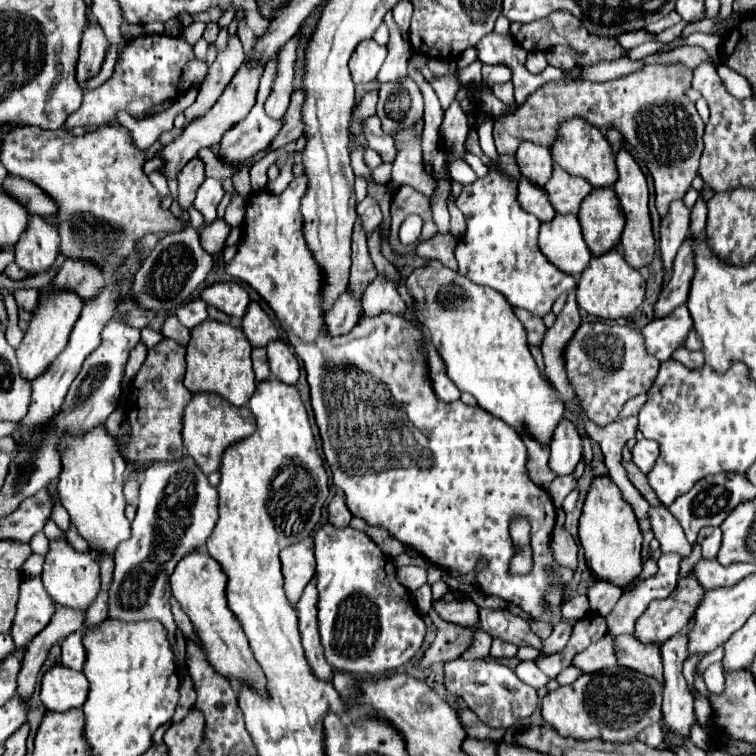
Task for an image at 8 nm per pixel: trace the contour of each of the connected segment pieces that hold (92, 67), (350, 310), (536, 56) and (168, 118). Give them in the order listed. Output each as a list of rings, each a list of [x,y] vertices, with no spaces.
[[[96,23],[88,25],[84,29],[84,37],[80,43],[80,57],[76,65],[76,79],[80,85],[100,71],[106,51],[108,51],[108,41],[104,37],[102,27]]]
[[[344,291],[344,295],[336,301],[336,305],[332,307],[332,311],[326,313],[324,331],[328,335],[332,335],[332,337],[346,335],[356,325],[356,321],[358,321],[360,315],[362,315],[360,303],[348,291]]]
[[[536,51],[536,53],[528,53],[524,65],[526,65],[526,69],[528,69],[530,73],[538,75],[538,73],[542,73],[542,71],[546,69],[548,61],[546,61],[546,55],[544,55],[542,51]]]
[[[198,85],[194,89],[182,93],[182,97],[178,97],[174,103],[170,103],[168,109],[164,109],[162,113],[148,117],[148,119],[134,119],[128,113],[118,113],[116,119],[132,135],[132,145],[136,145],[136,149],[148,149],[150,145],[154,145],[158,141],[158,137],[162,133],[174,129],[176,115],[194,103],[196,93],[198,93]]]

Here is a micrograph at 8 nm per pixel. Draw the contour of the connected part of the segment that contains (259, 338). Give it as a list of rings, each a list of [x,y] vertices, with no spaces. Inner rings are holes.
[[[256,301],[248,305],[248,313],[242,317],[242,331],[254,347],[264,347],[268,341],[280,337],[272,319]]]

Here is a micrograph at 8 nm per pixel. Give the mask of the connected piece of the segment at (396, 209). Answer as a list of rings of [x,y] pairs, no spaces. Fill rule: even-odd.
[[[402,185],[398,187],[398,191],[394,193],[392,197],[392,231],[390,231],[390,247],[394,253],[398,255],[404,255],[406,253],[406,247],[402,247],[400,239],[398,239],[398,229],[402,225],[402,221],[408,217],[408,215],[420,215],[426,225],[422,227],[422,235],[420,235],[420,241],[426,241],[430,237],[434,237],[438,231],[436,231],[436,225],[432,221],[432,213],[430,213],[430,201],[428,197],[416,193],[416,189],[412,189],[410,185]]]

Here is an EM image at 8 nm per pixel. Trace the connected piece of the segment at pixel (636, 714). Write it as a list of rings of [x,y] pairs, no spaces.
[[[618,665],[614,671],[608,667],[594,673],[584,673],[572,685],[548,691],[542,699],[542,717],[562,737],[580,741],[602,739],[610,743],[626,743],[636,739],[636,733],[642,733],[648,725],[660,723],[662,693],[664,683],[658,679],[644,677]]]

